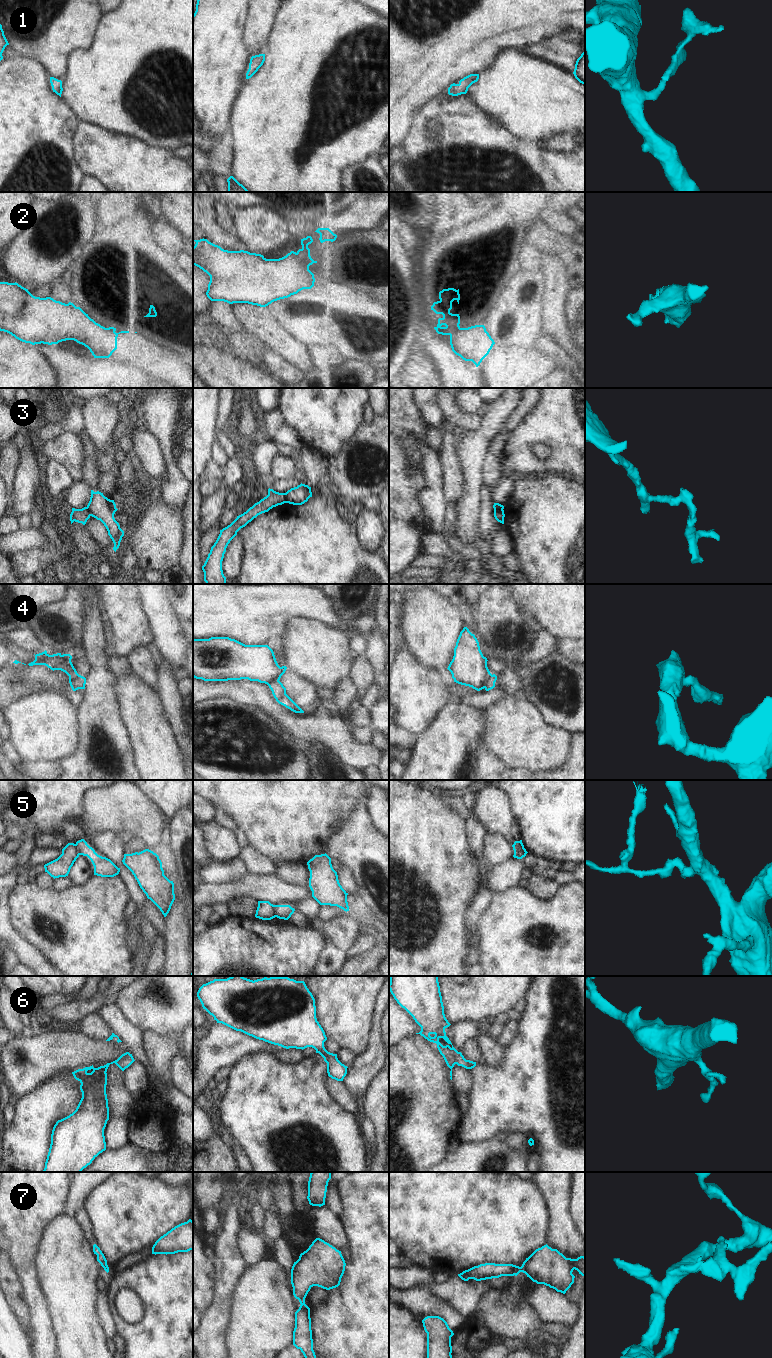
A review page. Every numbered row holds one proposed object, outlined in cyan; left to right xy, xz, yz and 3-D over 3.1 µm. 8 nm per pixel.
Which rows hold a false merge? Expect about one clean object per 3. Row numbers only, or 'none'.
2, 3, 4, 5, 7

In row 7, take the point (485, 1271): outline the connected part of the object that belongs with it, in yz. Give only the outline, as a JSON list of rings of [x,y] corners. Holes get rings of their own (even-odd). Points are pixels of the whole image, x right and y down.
[[[485,1263],[465,1270],[458,1274],[458,1276],[464,1281],[469,1279],[481,1281],[501,1276],[517,1276],[521,1272],[520,1270],[521,1267],[513,1264]]]

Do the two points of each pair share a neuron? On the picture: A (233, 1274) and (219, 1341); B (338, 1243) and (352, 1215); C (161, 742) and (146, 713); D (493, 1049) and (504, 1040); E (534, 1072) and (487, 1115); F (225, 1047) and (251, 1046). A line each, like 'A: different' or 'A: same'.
A: same
B: different
C: same
D: different
E: same
F: same

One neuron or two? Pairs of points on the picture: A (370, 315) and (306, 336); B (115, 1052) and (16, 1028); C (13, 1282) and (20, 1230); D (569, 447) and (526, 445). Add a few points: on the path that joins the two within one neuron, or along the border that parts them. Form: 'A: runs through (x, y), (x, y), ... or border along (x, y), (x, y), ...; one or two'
A: runs through (354, 315), (326, 315), (321, 320); one
B: border along (15, 1035), (21, 1036); two
C: border along (10, 1255), (24, 1287); two
D: runs through (558, 438), (537, 438); one

